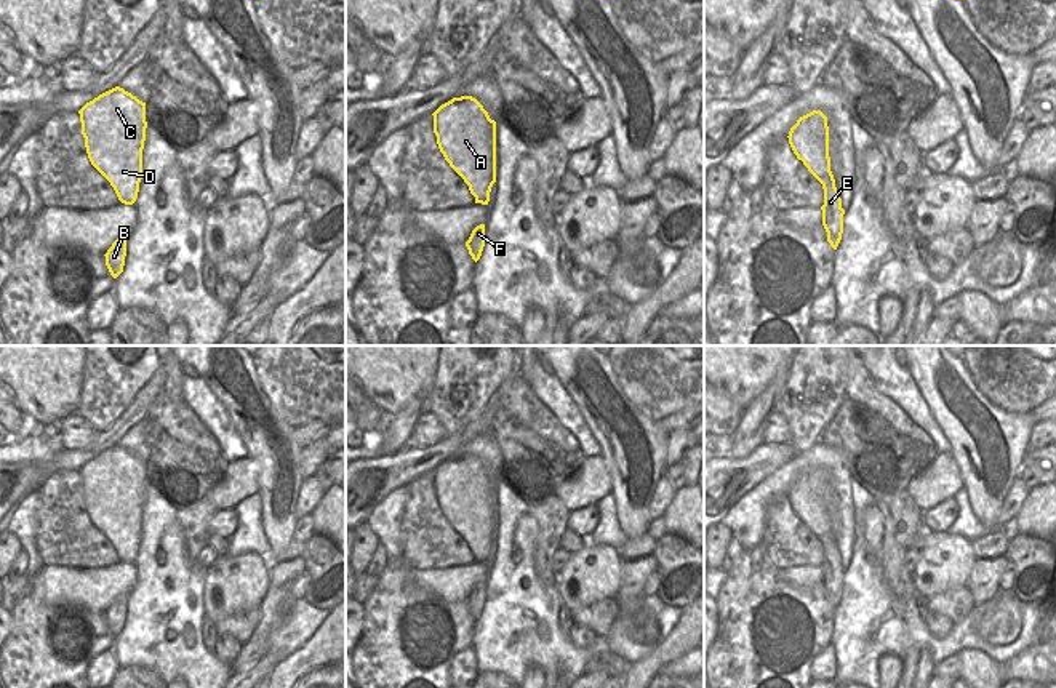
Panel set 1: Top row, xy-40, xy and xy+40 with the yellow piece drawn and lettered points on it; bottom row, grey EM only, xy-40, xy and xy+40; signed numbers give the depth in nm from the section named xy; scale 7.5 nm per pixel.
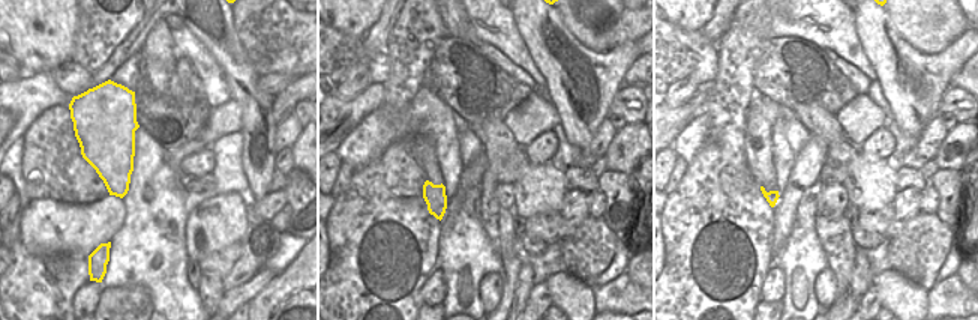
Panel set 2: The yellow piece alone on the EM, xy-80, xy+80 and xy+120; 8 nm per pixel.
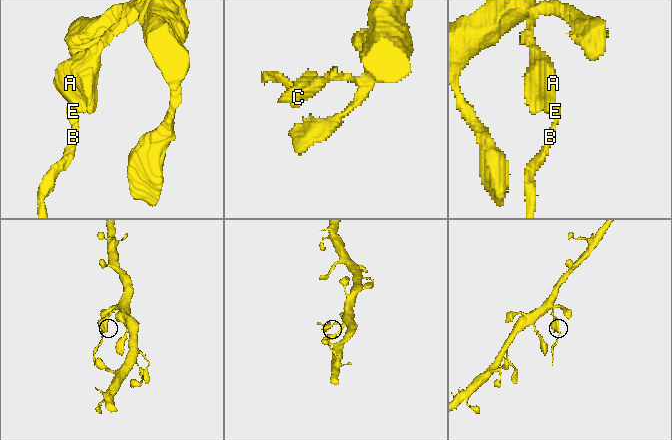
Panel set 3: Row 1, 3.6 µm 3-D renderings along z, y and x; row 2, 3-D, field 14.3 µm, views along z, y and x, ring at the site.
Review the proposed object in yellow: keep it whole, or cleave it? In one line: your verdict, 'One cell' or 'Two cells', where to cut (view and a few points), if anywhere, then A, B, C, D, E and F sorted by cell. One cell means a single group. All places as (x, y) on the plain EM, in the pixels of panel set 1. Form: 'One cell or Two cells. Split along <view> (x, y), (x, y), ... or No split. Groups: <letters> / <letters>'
Two cells. Split along xy+40 (823, 541), (834, 544). Groups: A C D / B E F.

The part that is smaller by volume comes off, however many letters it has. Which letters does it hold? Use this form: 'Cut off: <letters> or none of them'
Cut off: B, E, F

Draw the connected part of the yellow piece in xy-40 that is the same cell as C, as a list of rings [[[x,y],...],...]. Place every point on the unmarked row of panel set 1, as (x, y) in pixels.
[[[115,445],[86,461],[78,472],[91,523],[110,541],[122,562],[133,563],[142,538],[142,507],[147,486],[146,461]]]

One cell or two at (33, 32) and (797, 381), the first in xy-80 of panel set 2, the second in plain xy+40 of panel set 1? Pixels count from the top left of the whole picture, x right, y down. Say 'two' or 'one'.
two

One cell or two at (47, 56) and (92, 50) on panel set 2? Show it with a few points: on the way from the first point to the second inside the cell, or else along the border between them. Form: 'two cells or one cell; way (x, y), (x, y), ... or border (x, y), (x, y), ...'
two cells; border (78, 18), (69, 59)

